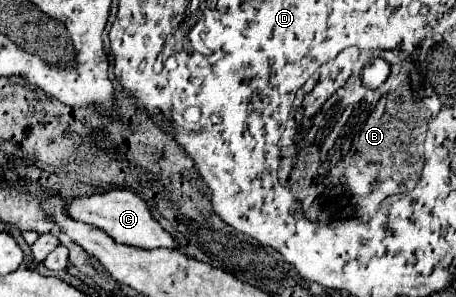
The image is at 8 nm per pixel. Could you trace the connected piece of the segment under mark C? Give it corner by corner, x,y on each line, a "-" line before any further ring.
109,190
103,194
93,196
79,196
67,200
65,214
73,220
87,222
91,226
97,226
105,230
109,236
123,244
139,246
139,248
175,248
175,240
159,226
159,222
153,220
147,204
129,190

